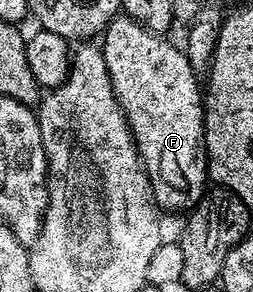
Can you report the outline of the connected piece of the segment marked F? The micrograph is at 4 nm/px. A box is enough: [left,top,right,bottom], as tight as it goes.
[102,16,209,212]

